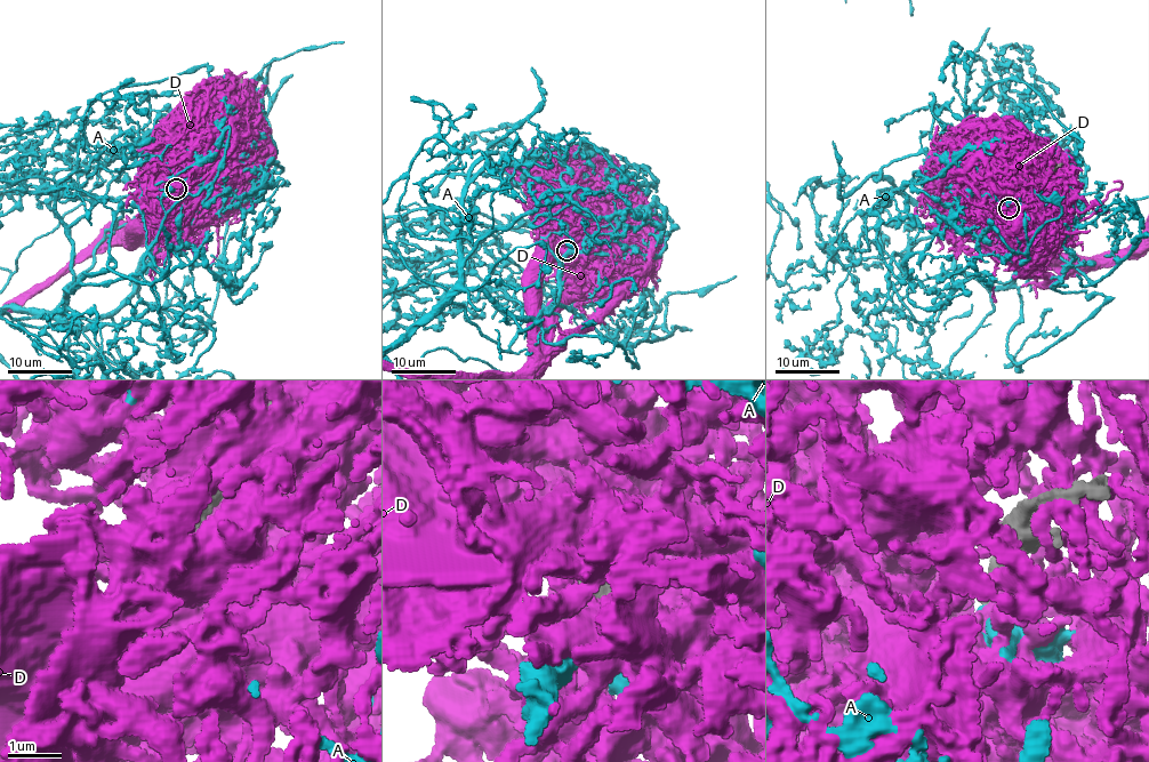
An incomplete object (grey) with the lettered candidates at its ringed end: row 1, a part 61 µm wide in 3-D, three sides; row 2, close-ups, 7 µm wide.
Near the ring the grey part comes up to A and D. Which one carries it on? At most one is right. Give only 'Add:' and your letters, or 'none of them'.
Add: A

